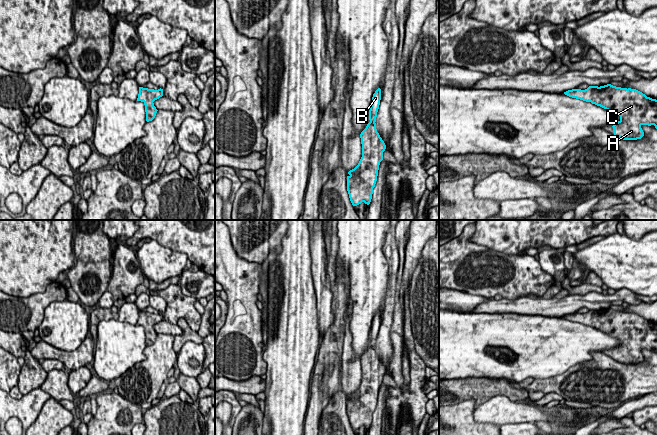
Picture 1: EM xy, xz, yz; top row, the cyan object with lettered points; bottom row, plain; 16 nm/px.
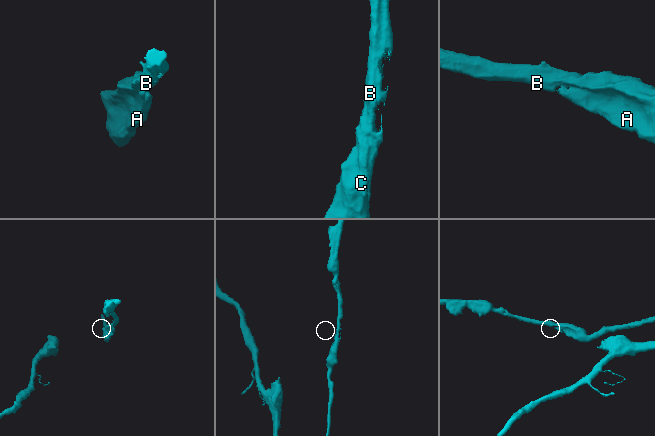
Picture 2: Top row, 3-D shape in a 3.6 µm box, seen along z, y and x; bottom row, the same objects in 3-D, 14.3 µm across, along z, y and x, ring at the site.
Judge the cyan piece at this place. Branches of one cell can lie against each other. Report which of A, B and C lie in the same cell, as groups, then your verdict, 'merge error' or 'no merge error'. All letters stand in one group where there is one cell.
A B C | no merge error

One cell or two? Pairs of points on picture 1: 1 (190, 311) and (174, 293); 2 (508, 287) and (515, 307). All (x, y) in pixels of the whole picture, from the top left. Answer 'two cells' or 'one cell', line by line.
1: one cell
2: two cells

